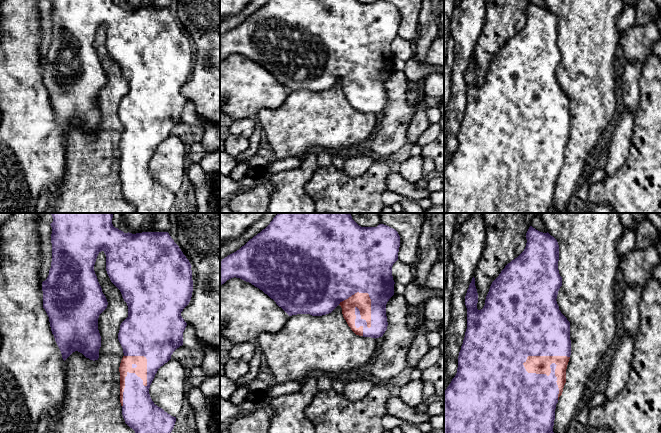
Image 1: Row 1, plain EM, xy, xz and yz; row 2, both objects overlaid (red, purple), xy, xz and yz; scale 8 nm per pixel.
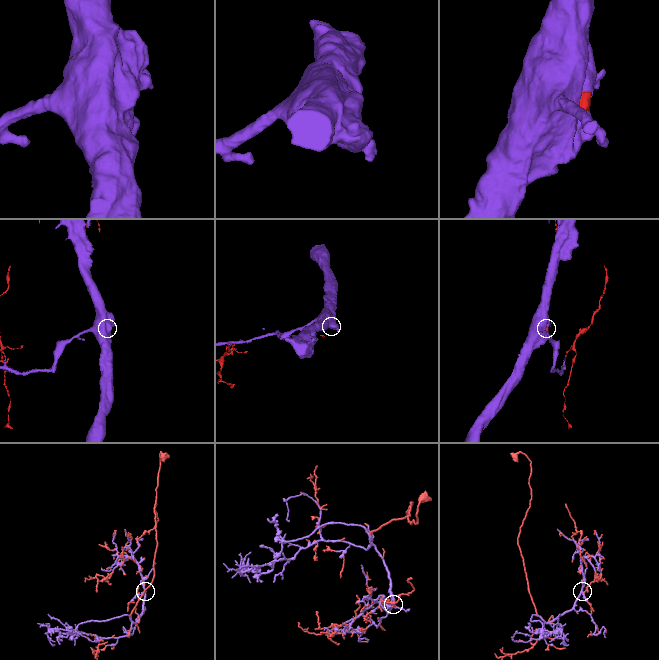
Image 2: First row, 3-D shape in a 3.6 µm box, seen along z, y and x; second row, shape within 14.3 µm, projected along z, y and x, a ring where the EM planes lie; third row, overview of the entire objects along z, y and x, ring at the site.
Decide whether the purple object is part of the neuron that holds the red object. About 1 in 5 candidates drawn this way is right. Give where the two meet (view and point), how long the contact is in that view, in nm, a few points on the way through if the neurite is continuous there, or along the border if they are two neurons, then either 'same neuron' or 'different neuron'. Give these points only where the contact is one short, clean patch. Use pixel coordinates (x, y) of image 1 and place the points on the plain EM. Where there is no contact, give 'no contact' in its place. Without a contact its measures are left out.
meets red in yz at (550, 144); contact 440 nm long; same neuron

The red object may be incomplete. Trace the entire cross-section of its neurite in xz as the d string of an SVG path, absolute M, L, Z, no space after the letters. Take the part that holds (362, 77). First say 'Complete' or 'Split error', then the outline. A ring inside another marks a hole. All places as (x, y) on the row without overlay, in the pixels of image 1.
Split error. M269 0L239 26L222 35L220 38L220 61L234 53L249 58L273 75L289 92L297 90L322 92L331 89L340 81L344 95L356 111L376 115L382 113L387 106L386 80L394 71L395 58L392 52L392 42L398 36L399 23L398 8L384 0L379 0L377 3L361 3L358 0Z

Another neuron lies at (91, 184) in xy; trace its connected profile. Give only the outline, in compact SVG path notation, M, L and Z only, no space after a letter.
M99 28L94 47L108 81L99 91L98 106L101 112L99 134L95 137L75 127L65 137L66 169L62 184L51 190L53 197L45 213L135 213L122 191L120 179L119 143L124 132L118 116L121 99L128 93L128 82L120 66L111 58L106 47L106 31Z

